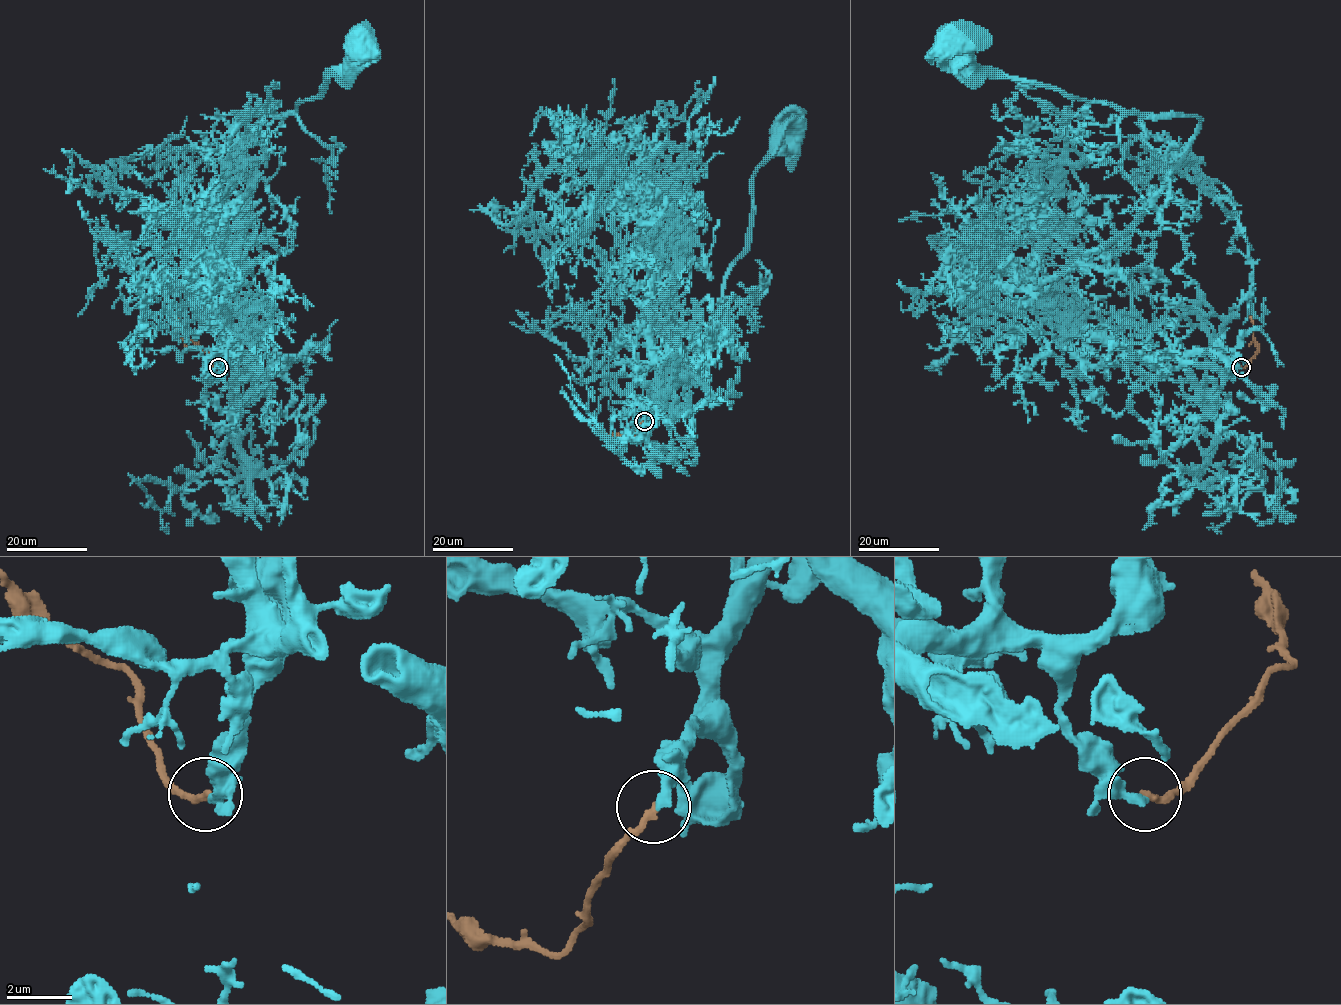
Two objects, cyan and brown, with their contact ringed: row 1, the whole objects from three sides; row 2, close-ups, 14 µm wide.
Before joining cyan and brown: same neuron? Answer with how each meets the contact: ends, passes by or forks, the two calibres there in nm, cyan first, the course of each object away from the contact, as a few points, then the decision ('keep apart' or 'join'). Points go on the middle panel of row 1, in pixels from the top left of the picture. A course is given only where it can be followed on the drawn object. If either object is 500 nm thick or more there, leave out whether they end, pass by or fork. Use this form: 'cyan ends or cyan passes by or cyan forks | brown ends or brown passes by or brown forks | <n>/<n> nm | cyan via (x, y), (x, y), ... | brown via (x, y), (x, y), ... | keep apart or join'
cyan ends | brown ends | 320/220 nm | cyan via (645, 421), (658, 366), (647, 220), (682, 348), (656, 373), (670, 379), (721, 309), (753, 175), (788, 135) | brown via (644, 421), (632, 440), (617, 434), (604, 434), (601, 429) | keep apart

